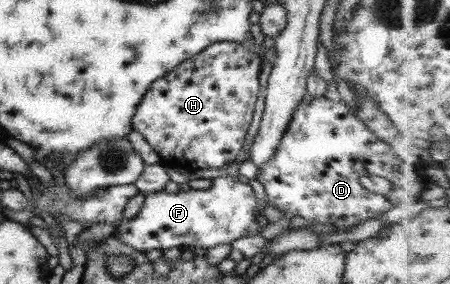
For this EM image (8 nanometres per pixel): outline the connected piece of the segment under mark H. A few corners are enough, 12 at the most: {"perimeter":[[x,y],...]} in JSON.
{"perimeter":[[211,43],[155,79],[132,128],[177,169],[236,161],[259,58]]}

